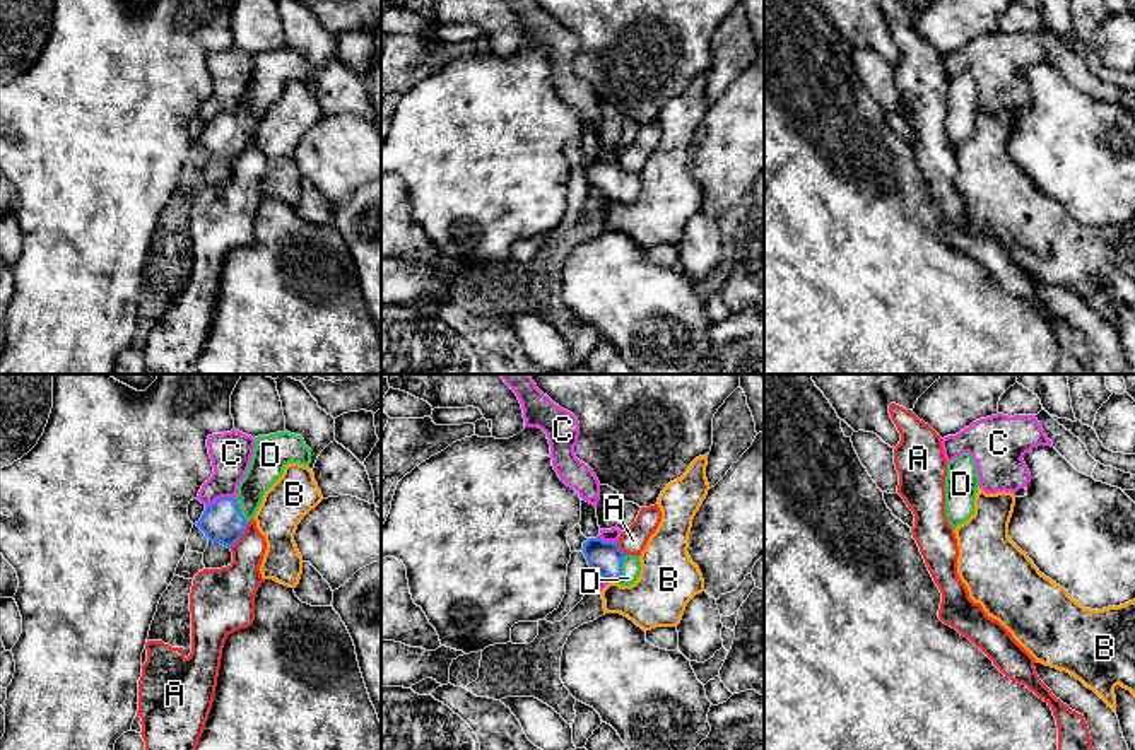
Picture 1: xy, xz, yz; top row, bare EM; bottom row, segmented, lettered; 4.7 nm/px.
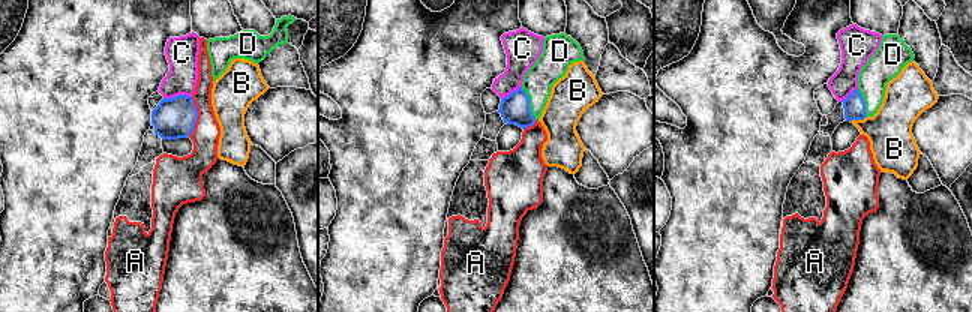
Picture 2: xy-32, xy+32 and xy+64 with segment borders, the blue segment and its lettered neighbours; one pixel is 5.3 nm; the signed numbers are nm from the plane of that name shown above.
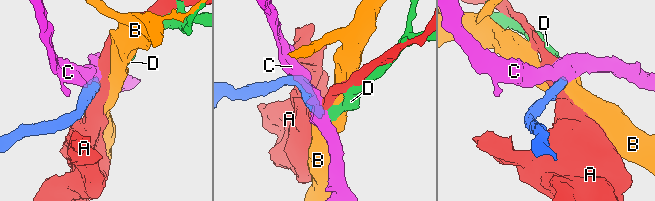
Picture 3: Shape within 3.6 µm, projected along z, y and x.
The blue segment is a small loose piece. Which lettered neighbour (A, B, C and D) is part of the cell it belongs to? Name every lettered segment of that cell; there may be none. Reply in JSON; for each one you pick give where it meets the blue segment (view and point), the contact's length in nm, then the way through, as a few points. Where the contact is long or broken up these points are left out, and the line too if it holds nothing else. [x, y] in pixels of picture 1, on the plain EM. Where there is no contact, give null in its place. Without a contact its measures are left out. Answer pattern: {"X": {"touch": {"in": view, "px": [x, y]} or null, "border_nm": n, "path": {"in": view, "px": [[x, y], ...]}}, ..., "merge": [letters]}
{"D": {"touch": {"in": "xz", "px": [621, 187]}, "border_nm": 130, "path": {"in": "xz", "px": [[605, 175], [621, 187], [631, 183]]}}, "merge": ["D"]}

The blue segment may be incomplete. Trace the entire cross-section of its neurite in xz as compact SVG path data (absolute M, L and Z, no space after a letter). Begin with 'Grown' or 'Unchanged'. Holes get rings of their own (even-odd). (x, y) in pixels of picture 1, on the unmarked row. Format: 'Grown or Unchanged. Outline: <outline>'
Grown. Outline: M600 152L583 161L583 171L590 186L597 188L607 200L631 203L641 190L641 178L636 173L626 173L615 159L603 159Z

